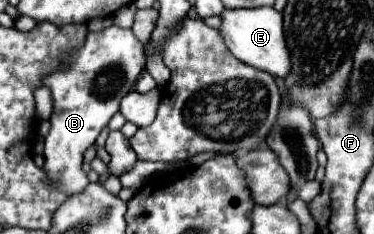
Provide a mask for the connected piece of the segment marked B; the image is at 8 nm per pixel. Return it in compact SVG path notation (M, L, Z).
M109 26L103 32L89 32L85 46L73 52L65 70L47 76L45 86L53 96L51 132L45 138L45 164L43 170L53 188L65 194L83 192L89 178L83 170L83 154L95 144L103 126L119 112L121 98L131 90L133 82L145 68L145 46L133 36L131 30Z

